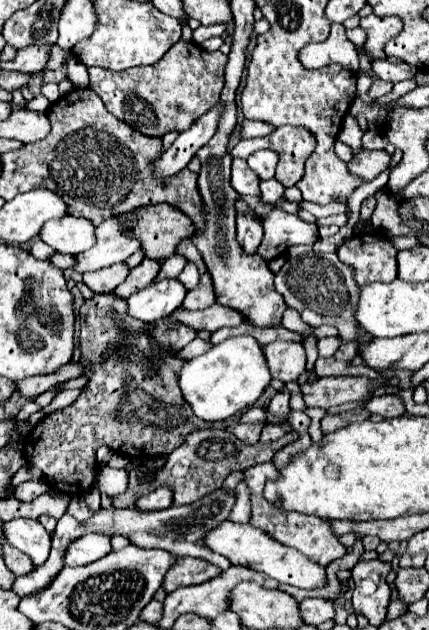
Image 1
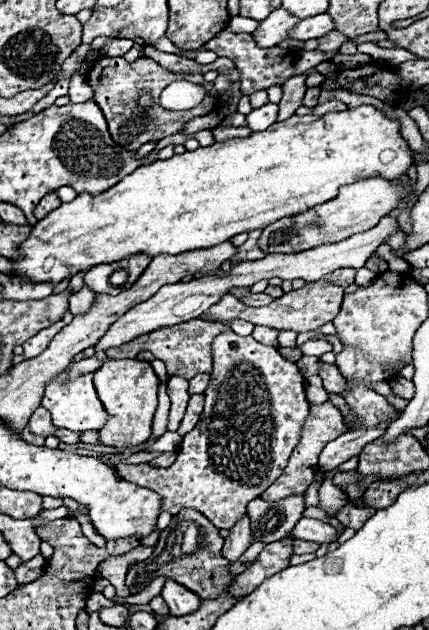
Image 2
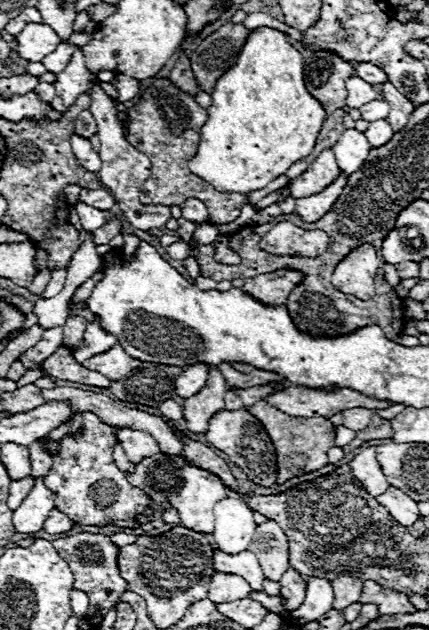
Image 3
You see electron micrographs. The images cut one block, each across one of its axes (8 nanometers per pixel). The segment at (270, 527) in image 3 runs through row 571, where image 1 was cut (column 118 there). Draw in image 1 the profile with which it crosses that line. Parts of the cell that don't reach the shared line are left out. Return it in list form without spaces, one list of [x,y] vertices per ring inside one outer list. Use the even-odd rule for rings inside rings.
[[[126,262],[112,264],[112,266],[100,268],[96,272],[86,272],[84,274],[84,284],[92,292],[112,292],[116,286],[120,286],[126,280],[128,272],[130,272],[130,268],[126,266]]]

